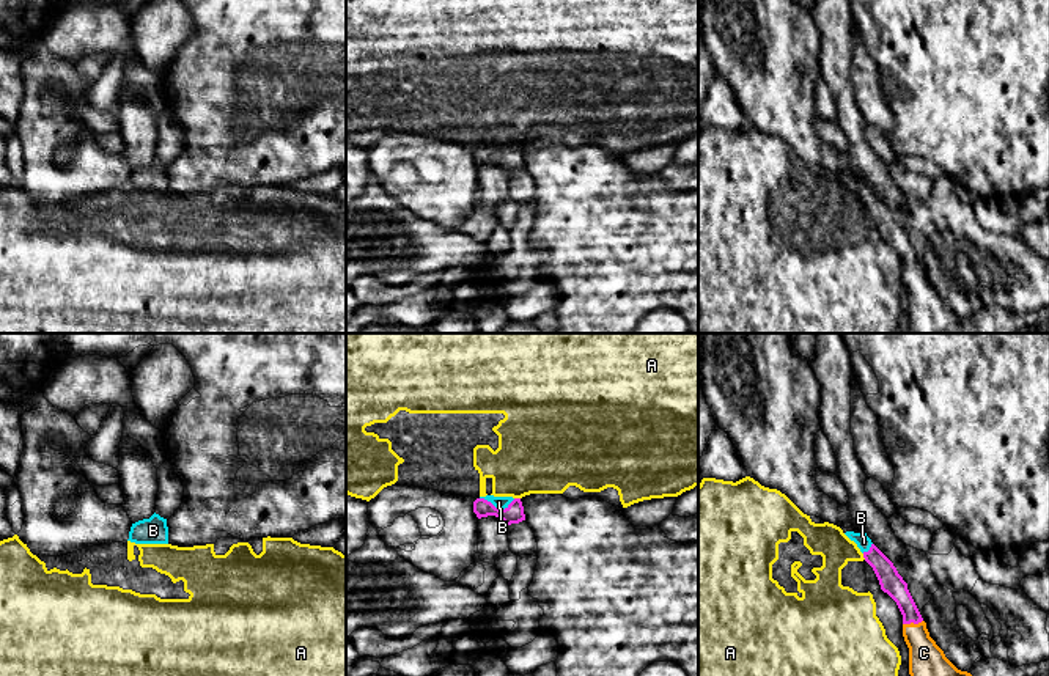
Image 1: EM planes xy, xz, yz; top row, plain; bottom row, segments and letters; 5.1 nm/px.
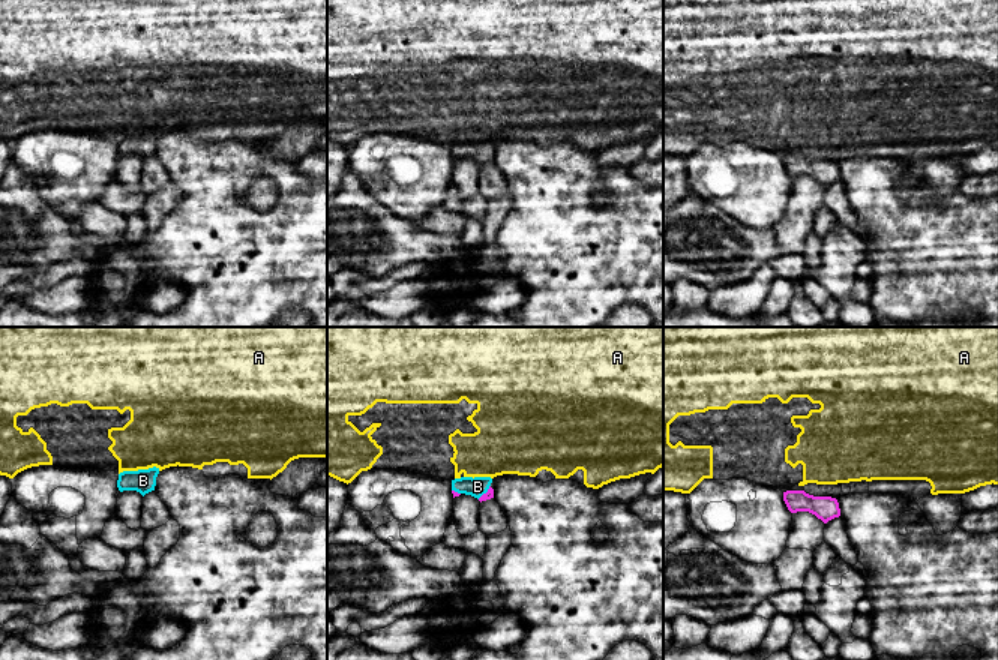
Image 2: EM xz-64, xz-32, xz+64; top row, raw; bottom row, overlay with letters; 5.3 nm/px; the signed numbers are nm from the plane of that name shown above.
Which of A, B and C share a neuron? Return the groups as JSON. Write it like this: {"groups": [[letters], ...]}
{"groups": [["A"], ["B", "C"]]}

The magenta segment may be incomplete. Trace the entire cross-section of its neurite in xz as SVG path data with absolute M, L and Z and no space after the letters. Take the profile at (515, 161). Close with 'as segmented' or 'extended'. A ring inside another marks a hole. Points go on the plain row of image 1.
M486 143L473 149L473 160L478 167L495 163L506 173L525 168L521 146Z; extended

